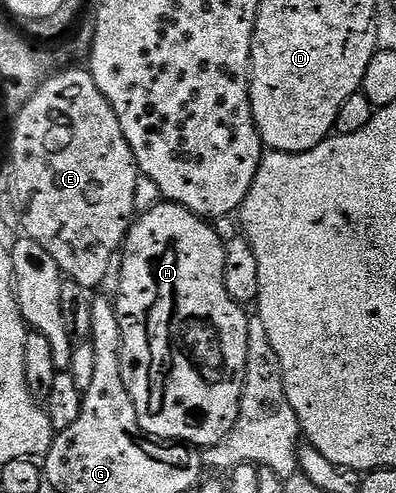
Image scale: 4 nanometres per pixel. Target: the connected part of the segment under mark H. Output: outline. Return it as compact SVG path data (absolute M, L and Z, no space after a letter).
M158 202L151 208L144 209L134 219L129 235L125 237L123 251L119 256L119 272L121 277L117 280L117 296L115 307L117 321L121 331L121 373L123 382L133 399L135 414L139 418L139 426L146 436L156 438L162 442L180 442L190 445L198 450L213 447L223 441L235 426L241 408L241 396L244 394L245 376L248 370L248 326L250 313L242 305L236 304L227 294L225 285L225 246L226 241L212 228L208 219L196 216L178 204Z

